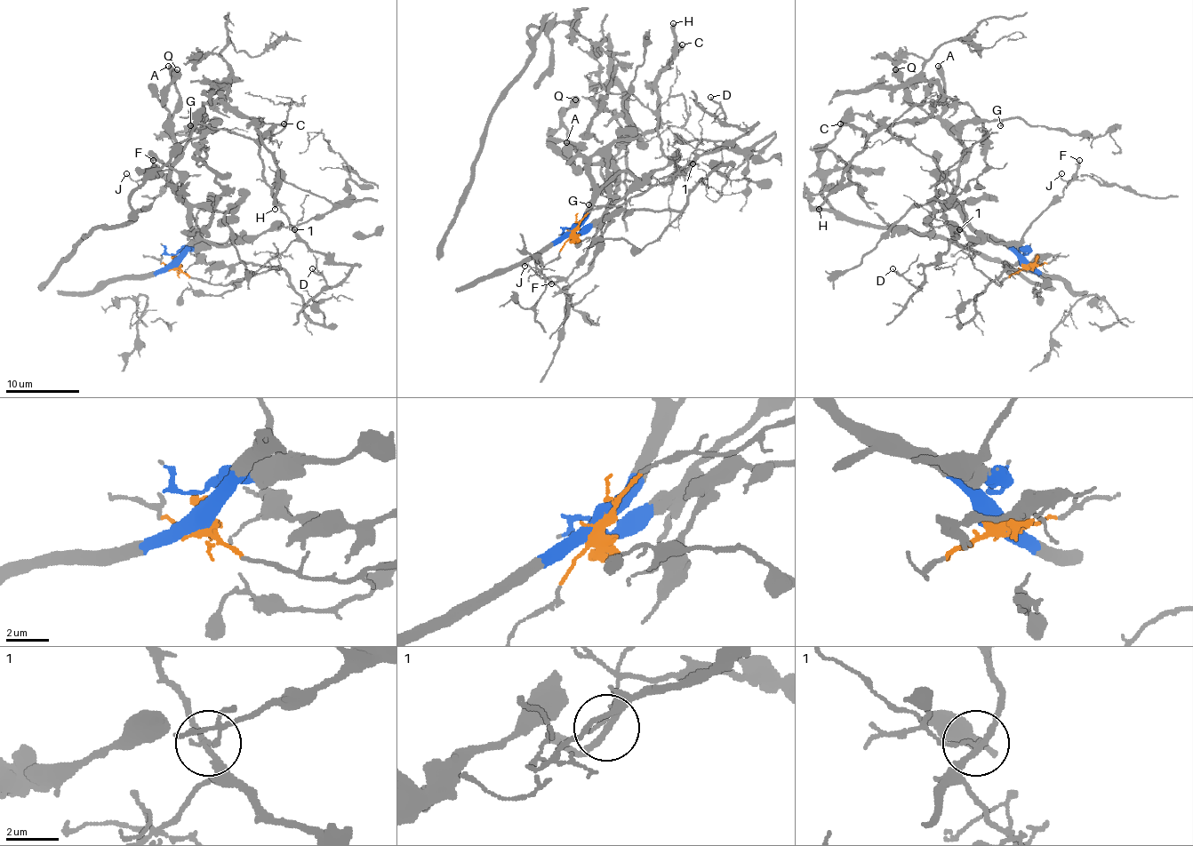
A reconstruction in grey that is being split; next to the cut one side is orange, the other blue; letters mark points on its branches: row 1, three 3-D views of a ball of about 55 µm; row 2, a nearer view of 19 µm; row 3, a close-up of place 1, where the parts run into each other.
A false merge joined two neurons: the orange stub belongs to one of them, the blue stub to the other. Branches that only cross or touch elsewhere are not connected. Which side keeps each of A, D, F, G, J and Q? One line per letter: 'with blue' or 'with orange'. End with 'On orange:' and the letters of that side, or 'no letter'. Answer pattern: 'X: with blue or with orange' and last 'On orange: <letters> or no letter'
A: with blue
D: with orange
F: with blue
G: with blue
J: with blue
Q: with blue
On orange: D

